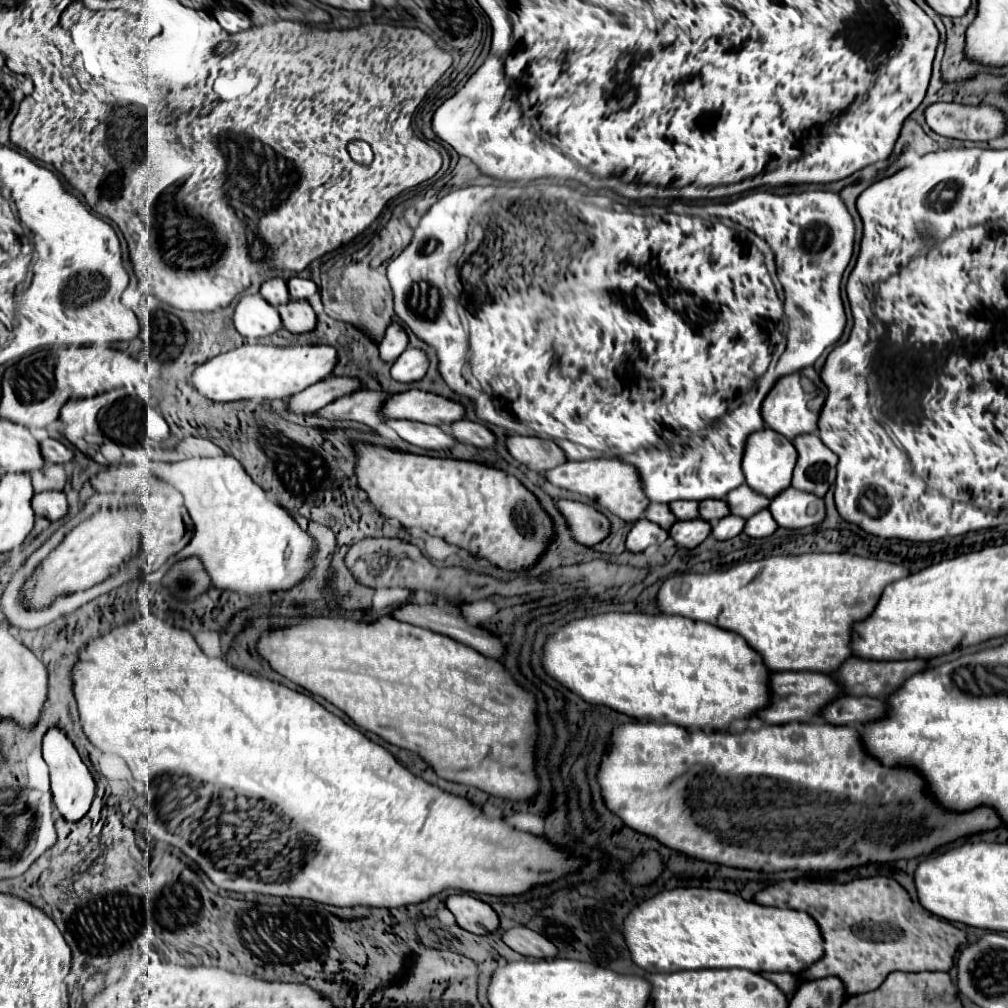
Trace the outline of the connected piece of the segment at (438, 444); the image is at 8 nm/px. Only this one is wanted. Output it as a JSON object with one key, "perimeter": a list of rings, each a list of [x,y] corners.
{"perimeter":[[[389,420],[387,426],[391,426],[405,442],[425,450],[443,450],[455,444],[453,436],[449,436],[449,432],[439,426],[429,426],[411,420]]]}

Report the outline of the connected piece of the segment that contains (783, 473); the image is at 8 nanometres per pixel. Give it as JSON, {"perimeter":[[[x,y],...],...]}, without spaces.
{"perimeter":[[[765,428],[761,432],[753,432],[747,438],[747,446],[745,446],[745,454],[743,454],[743,474],[745,474],[745,482],[751,490],[755,490],[757,494],[765,496],[765,498],[775,498],[781,490],[791,486],[791,472],[797,460],[797,450],[791,446],[791,442]]]}

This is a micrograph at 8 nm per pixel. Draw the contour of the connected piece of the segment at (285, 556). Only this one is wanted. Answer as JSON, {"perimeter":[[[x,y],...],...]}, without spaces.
{"perimeter":[[[233,456],[153,464],[153,474],[183,494],[195,524],[189,544],[175,558],[199,556],[215,588],[253,598],[291,590],[311,574],[317,540],[283,506],[273,502]]]}

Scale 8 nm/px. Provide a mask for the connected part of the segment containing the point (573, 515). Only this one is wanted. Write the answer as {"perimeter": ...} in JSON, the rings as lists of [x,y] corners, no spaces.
{"perimeter":[[[557,500],[555,504],[563,514],[563,518],[567,520],[571,538],[577,544],[591,546],[601,542],[609,534],[609,520],[593,506],[573,502],[573,500]]]}

